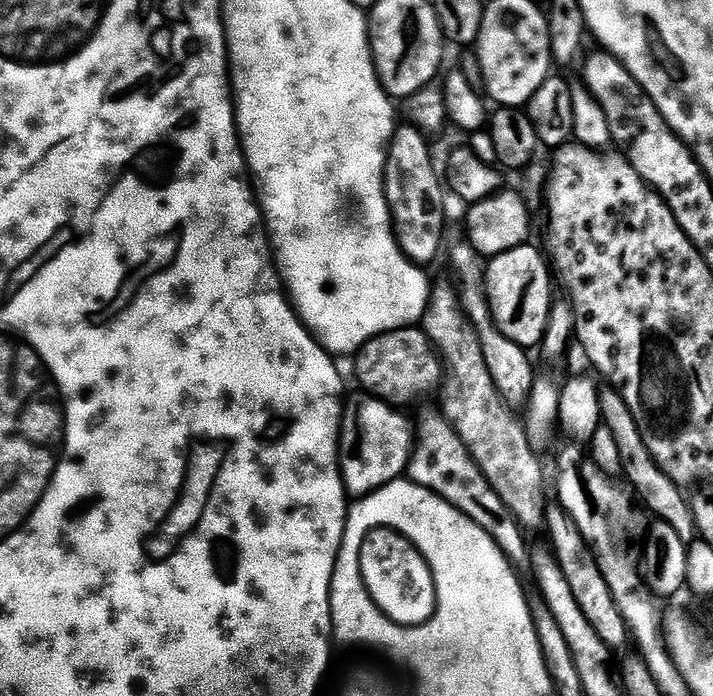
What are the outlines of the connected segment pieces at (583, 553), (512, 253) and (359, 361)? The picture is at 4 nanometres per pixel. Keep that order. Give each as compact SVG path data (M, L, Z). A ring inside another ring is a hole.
M552 506L547 511L547 530L555 549L552 550L556 564L561 568L562 574L566 574L566 583L570 585L570 591L573 592L578 606L582 606L582 614L586 614L586 622L590 622L590 626L594 626L598 638L601 638L609 649L620 654L620 651L630 644L628 623L622 618L622 614L614 602L614 594L610 594L610 586L606 586L606 580L602 578L602 572L598 570L596 560L593 559L588 544L580 536L576 523L570 519L563 508Z
M527 243L491 257L484 274L484 290L488 294L492 320L498 330L510 338L510 342L525 350L532 350L541 343L554 303L552 280L548 277L549 263L547 266L544 262L543 251L540 253L532 247L531 243Z
M420 326L411 328L399 328L386 334L378 334L370 338L360 347L360 351L355 353L356 360L356 380L361 384L363 391L369 396L375 396L378 400L385 400L387 404L393 406L405 406L412 404L415 400L420 400L423 396L428 396L431 392L439 393L446 379L446 369L441 361L440 353L430 342L428 332Z

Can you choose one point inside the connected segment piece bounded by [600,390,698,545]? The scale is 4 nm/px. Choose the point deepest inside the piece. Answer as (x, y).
(661, 496)

